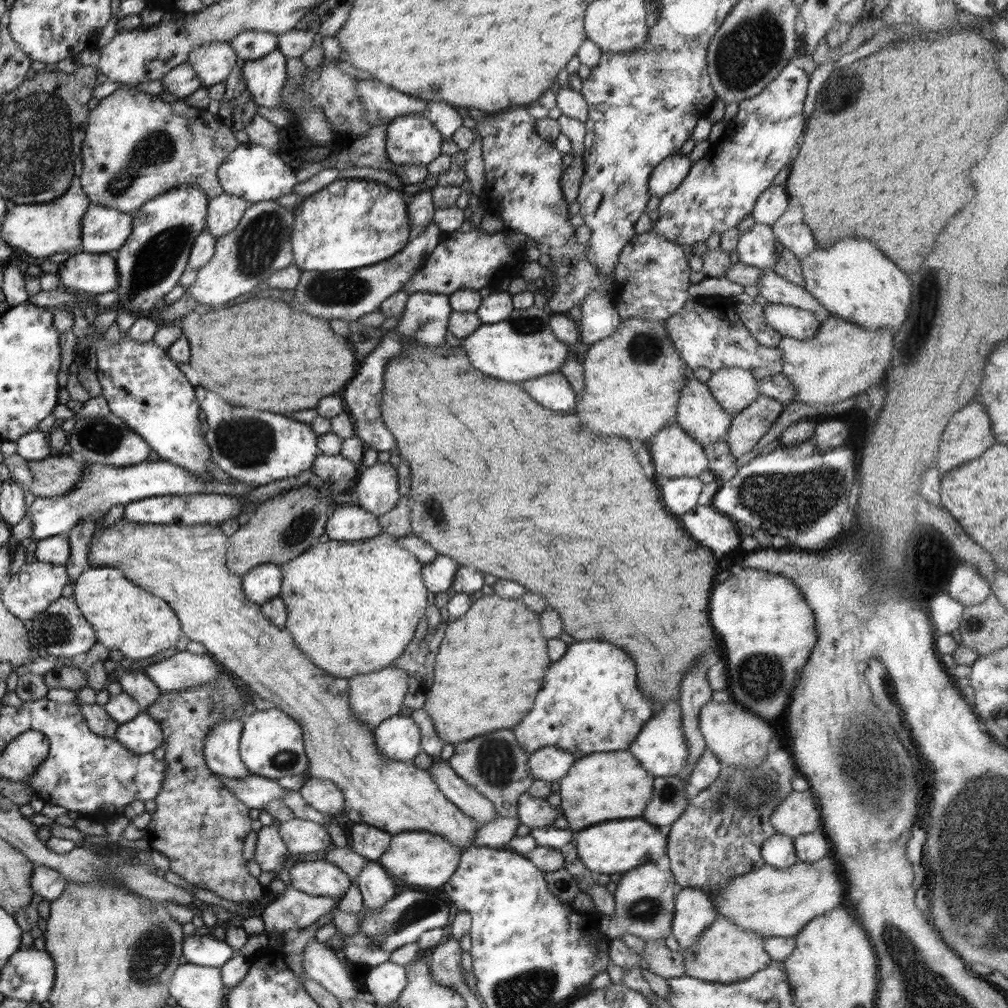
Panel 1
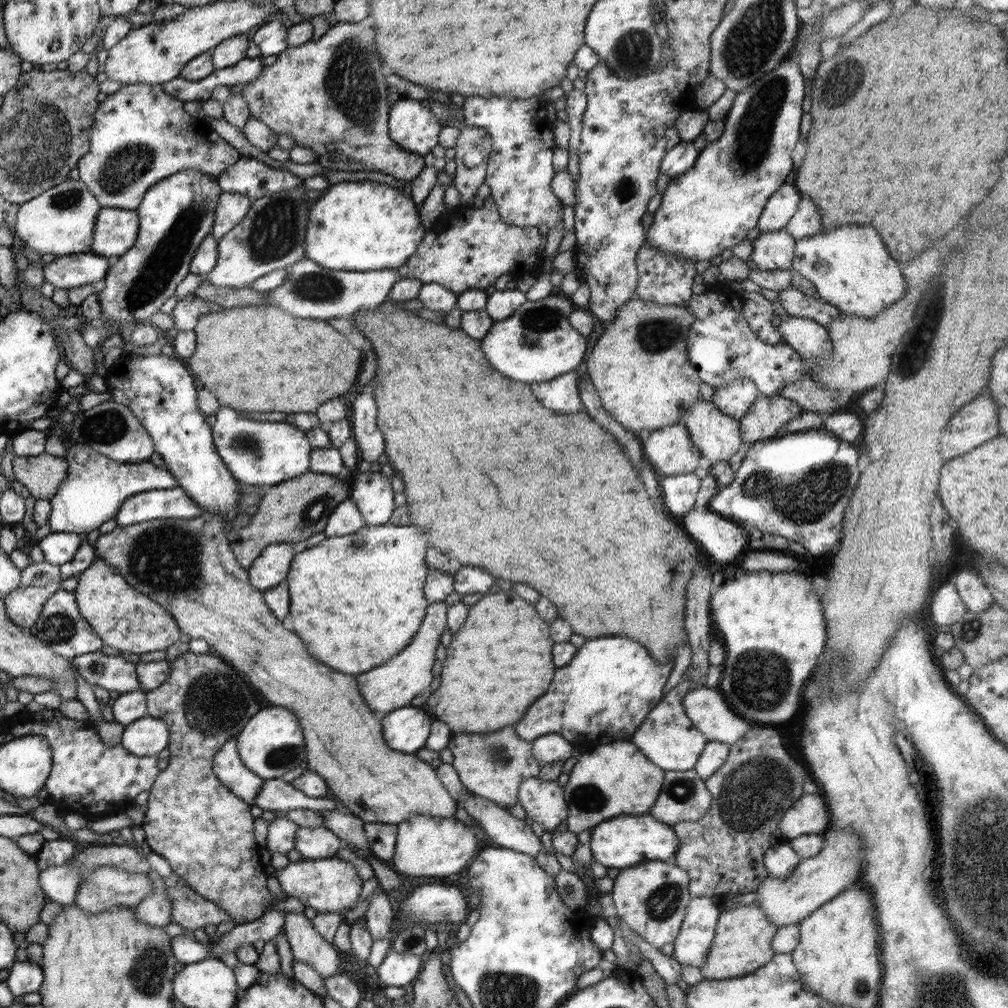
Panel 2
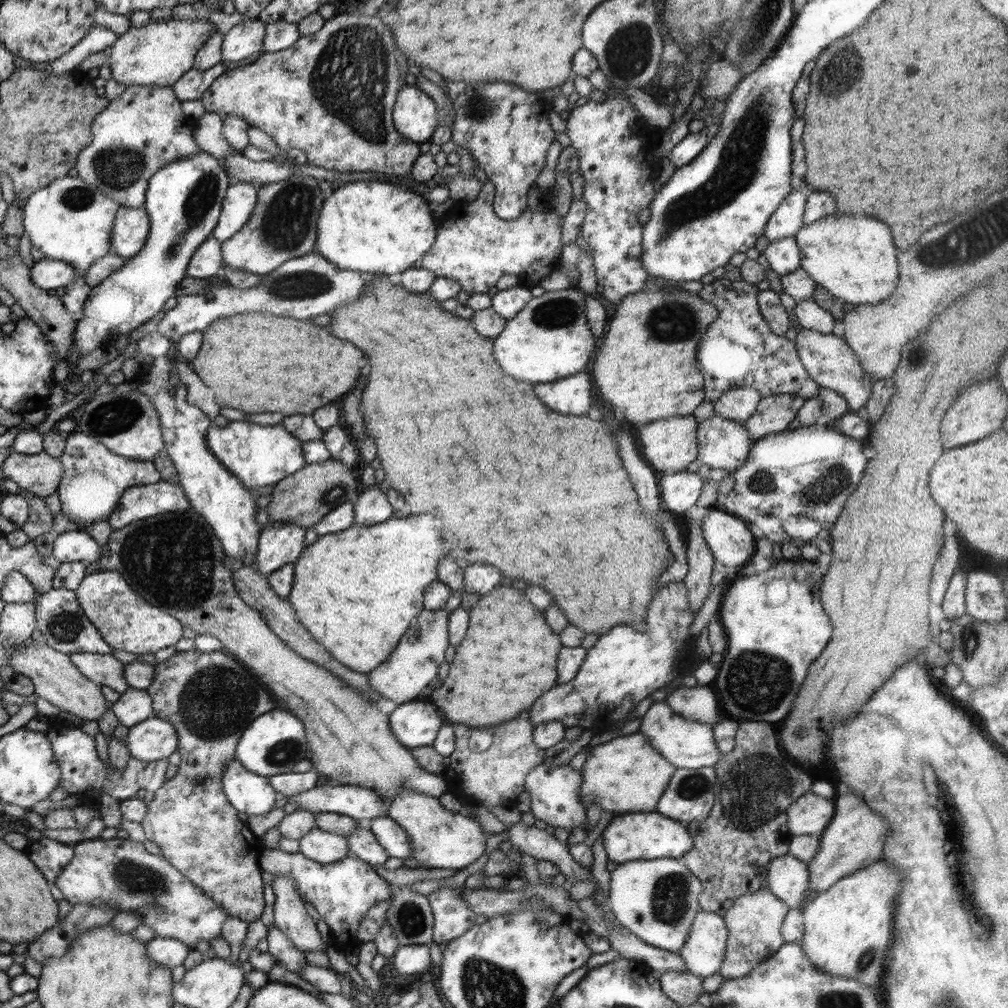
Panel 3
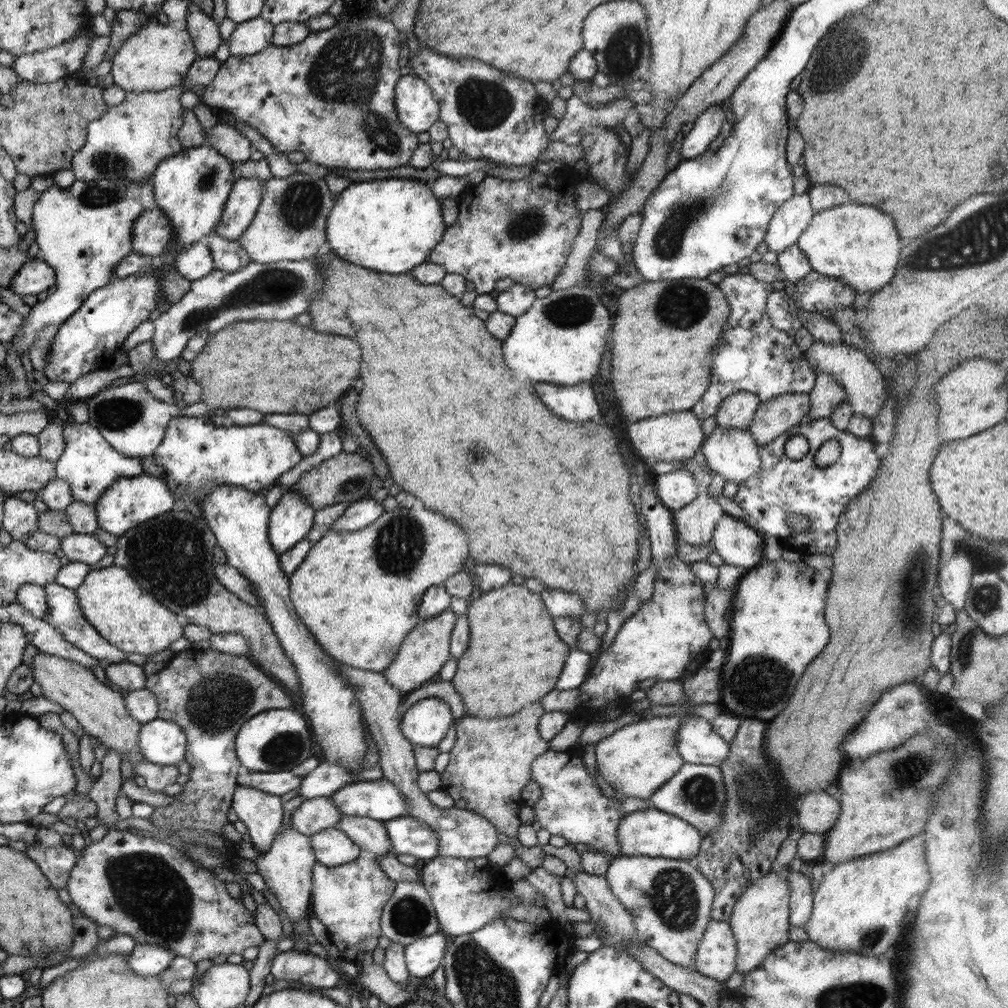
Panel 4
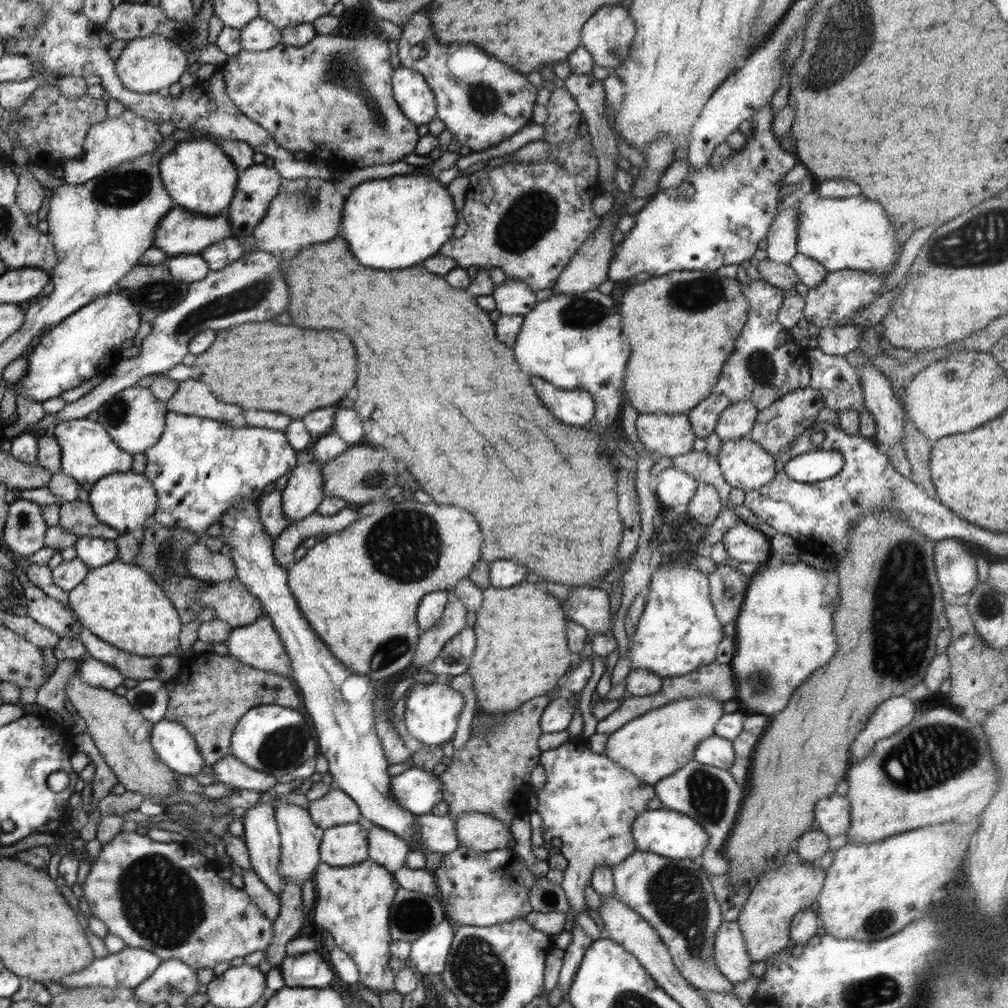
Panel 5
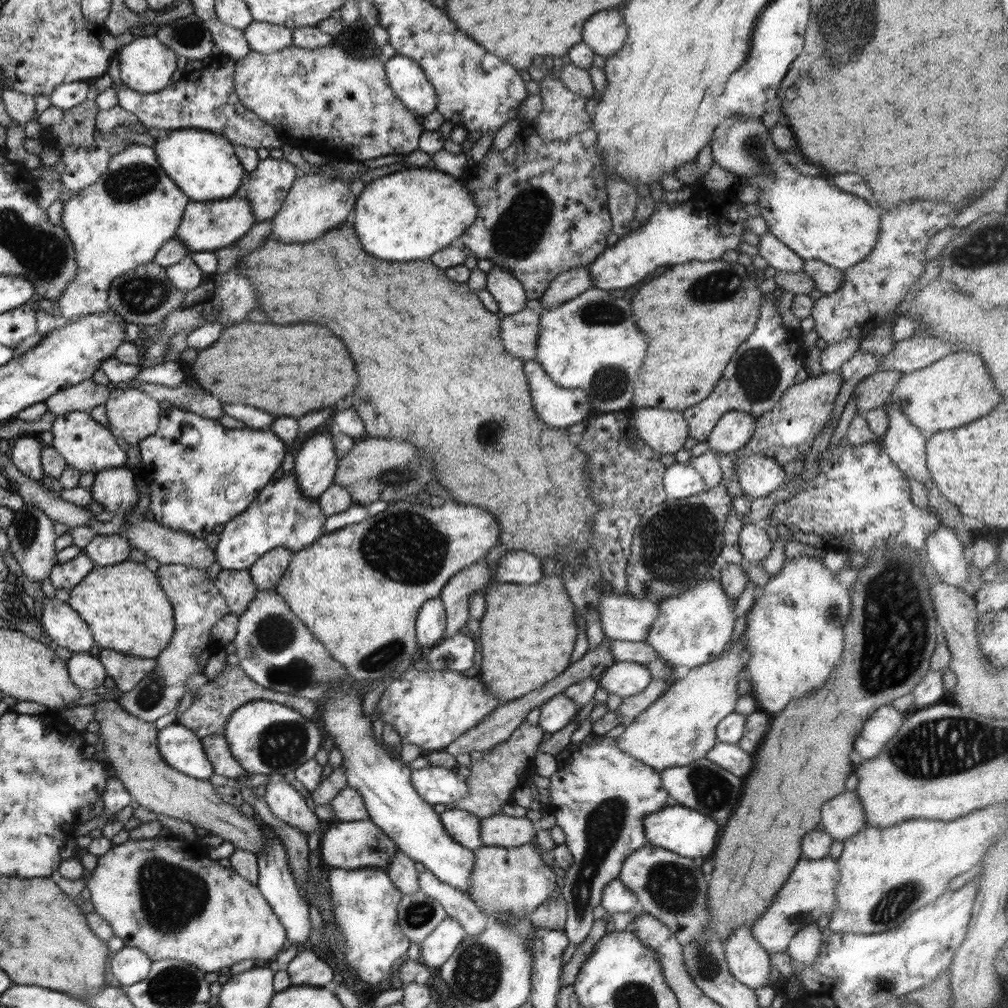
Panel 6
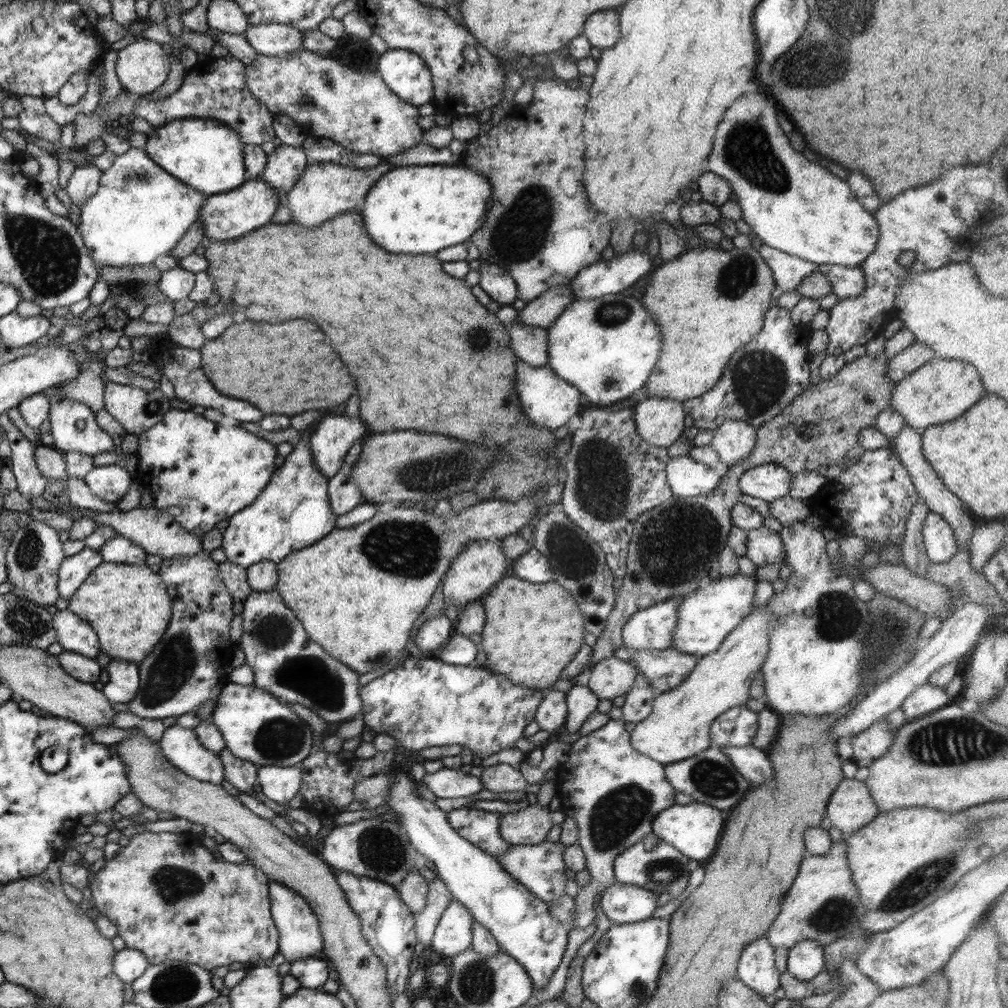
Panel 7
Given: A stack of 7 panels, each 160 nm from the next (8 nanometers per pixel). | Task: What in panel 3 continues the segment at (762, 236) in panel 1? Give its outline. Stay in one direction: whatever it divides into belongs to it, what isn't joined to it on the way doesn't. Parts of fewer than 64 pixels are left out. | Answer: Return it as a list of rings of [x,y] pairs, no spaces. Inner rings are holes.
[[[793,236],[769,241],[762,255],[766,256],[770,263],[770,273],[774,278],[790,274],[801,267],[800,247]]]

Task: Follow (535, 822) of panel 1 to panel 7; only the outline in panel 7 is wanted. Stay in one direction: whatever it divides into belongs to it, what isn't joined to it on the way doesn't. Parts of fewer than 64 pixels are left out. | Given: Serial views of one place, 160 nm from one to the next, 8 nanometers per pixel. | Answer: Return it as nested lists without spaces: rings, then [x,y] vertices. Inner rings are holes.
[[[621,719],[610,720],[601,728],[594,730],[576,743],[571,744],[567,759],[556,768],[558,796],[561,800],[561,811],[566,817],[574,818],[578,824],[578,846],[584,851],[587,869],[592,876],[589,885],[580,888],[575,900],[576,911],[572,928],[586,928],[596,921],[596,903],[600,893],[616,883],[613,873],[613,862],[618,853],[624,852],[630,845],[636,844],[647,834],[653,832],[652,821],[656,815],[670,808],[675,801],[677,790],[665,777],[665,765],[649,756],[644,756],[631,745],[631,734],[624,729]]]

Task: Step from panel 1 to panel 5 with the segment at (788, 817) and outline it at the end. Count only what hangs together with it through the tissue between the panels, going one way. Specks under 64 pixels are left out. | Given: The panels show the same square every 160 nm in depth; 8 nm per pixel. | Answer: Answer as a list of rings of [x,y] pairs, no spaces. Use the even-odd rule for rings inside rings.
[[[834,794],[816,800],[814,809],[816,824],[829,838],[847,838],[850,828],[851,804],[847,796]]]

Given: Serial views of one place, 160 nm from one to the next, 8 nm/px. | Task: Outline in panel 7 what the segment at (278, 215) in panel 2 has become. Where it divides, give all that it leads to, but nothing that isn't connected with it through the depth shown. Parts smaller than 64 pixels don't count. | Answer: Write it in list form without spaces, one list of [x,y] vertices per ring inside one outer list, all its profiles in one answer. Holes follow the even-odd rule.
[[[310,162],[303,170],[300,180],[285,194],[284,204],[292,211],[292,223],[297,225],[318,226],[339,214],[358,210],[366,201],[366,194],[374,183],[389,170],[396,168],[389,162],[381,162],[370,168],[358,168],[336,163]]]

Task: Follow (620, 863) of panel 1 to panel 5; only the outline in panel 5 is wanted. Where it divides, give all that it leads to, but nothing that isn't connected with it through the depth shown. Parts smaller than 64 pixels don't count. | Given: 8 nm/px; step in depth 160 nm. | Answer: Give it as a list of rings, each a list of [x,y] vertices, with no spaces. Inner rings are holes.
[[[664,808],[648,809],[639,814],[632,823],[631,831],[638,851],[655,852],[660,856],[676,860],[698,858],[706,850],[710,840],[710,835],[706,829],[698,824],[694,817]]]

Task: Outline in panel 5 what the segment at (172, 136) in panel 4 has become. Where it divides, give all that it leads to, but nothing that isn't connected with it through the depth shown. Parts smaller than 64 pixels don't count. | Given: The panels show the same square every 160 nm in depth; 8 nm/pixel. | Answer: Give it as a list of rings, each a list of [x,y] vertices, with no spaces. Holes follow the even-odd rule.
[[[125,109],[122,116],[108,116],[102,122],[93,124],[84,142],[84,154],[78,155],[76,160],[68,160],[62,164],[63,182],[84,184],[127,160],[153,153],[165,138],[158,131],[159,124],[160,122],[146,120],[144,116],[138,116],[128,109]]]

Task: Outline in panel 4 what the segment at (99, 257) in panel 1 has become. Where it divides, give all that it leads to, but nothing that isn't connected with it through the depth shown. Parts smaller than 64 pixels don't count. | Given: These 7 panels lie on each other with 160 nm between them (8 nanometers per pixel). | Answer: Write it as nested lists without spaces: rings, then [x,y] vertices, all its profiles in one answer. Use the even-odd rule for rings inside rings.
[[[29,258],[16,275],[9,289],[15,294],[36,294],[40,297],[54,287],[56,272],[46,261]]]

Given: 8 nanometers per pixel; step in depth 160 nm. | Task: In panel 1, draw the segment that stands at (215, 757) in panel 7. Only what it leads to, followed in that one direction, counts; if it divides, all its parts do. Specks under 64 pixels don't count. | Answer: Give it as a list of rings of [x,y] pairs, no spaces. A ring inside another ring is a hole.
[[[142,712],[129,723],[119,725],[114,738],[130,752],[140,755],[152,753],[158,746],[164,745],[165,735],[158,721]]]

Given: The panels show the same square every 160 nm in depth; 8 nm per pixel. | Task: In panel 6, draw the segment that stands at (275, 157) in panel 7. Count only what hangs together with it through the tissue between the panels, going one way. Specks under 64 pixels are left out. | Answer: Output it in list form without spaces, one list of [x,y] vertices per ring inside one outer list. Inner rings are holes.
[[[267,157],[258,163],[257,170],[249,173],[249,180],[239,191],[250,202],[256,223],[273,218],[300,175],[296,165],[284,157]]]

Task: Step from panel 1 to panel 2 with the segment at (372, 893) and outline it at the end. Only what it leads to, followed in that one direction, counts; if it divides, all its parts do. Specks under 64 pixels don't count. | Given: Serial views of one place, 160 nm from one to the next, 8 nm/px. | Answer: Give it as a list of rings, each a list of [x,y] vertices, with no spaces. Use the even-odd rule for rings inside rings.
[[[378,884],[378,888],[370,896],[370,902],[366,913],[366,929],[373,940],[384,938],[394,923],[395,907],[392,902],[386,897],[386,891]]]

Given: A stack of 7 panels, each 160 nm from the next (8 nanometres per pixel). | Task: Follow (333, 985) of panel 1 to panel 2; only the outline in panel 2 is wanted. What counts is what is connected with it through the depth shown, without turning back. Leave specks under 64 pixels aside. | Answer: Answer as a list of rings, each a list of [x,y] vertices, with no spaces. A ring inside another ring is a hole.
[[[288,914],[283,930],[294,959],[311,966],[323,979],[340,973],[341,952],[328,943],[303,914]]]

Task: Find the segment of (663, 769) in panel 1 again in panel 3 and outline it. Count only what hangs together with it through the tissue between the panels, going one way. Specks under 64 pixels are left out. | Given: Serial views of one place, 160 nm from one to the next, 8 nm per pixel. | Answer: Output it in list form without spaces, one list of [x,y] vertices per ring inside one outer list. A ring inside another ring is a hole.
[[[653,702],[641,717],[641,733],[658,749],[662,756],[676,768],[697,769],[714,766],[721,759],[721,752],[714,740],[713,728],[709,724],[687,719],[674,712],[665,702]]]

